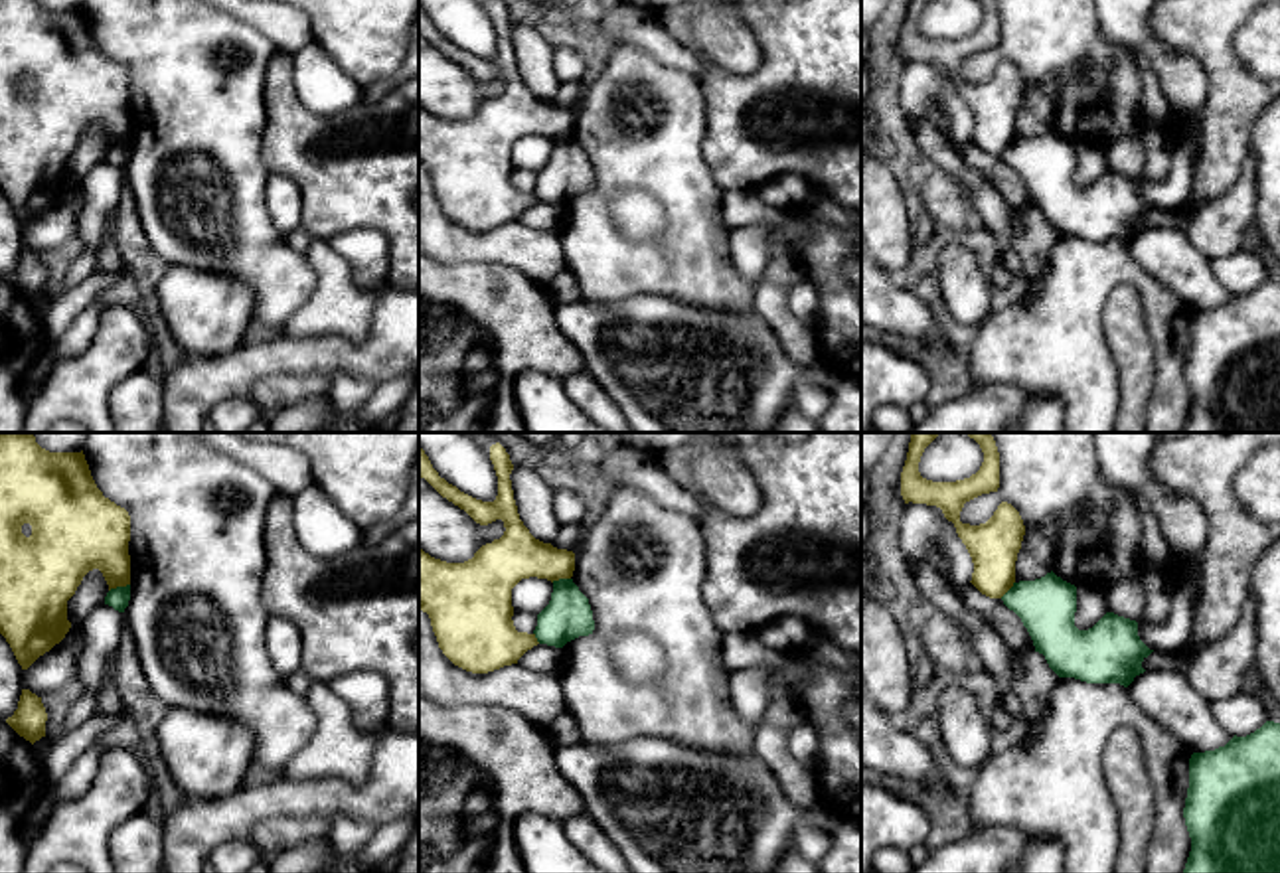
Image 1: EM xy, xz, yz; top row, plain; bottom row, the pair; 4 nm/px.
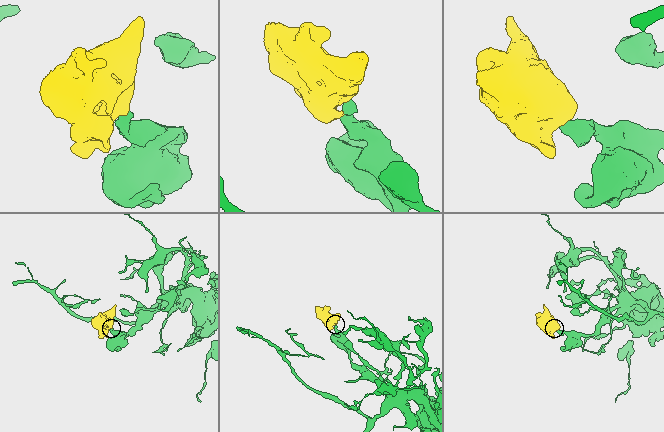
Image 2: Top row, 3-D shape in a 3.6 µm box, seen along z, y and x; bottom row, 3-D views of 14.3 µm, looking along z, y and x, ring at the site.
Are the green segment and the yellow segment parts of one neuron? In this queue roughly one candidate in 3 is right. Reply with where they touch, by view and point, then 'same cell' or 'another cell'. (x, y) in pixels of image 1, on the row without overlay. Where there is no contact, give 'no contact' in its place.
xy (119, 145) | another cell

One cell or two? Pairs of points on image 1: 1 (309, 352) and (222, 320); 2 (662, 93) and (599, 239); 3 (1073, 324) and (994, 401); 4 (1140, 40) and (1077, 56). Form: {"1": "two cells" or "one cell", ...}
{"1": "two cells", "2": "one cell", "3": "two cells", "4": "two cells"}

